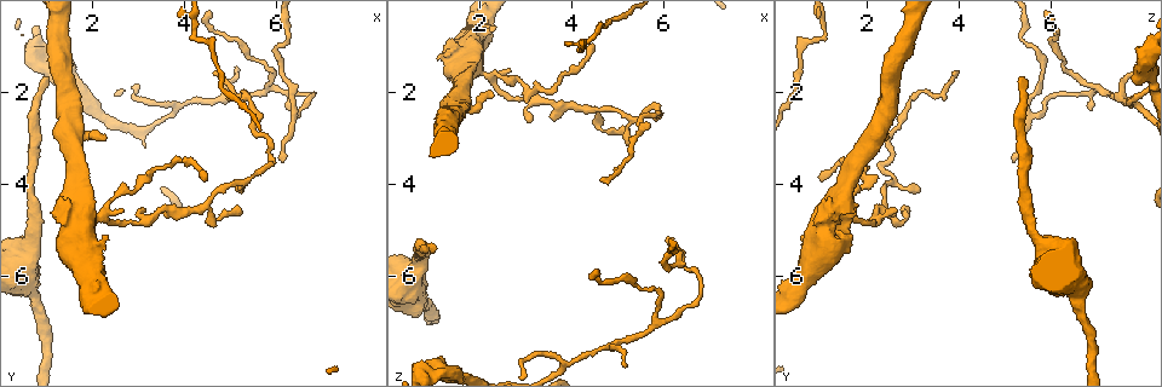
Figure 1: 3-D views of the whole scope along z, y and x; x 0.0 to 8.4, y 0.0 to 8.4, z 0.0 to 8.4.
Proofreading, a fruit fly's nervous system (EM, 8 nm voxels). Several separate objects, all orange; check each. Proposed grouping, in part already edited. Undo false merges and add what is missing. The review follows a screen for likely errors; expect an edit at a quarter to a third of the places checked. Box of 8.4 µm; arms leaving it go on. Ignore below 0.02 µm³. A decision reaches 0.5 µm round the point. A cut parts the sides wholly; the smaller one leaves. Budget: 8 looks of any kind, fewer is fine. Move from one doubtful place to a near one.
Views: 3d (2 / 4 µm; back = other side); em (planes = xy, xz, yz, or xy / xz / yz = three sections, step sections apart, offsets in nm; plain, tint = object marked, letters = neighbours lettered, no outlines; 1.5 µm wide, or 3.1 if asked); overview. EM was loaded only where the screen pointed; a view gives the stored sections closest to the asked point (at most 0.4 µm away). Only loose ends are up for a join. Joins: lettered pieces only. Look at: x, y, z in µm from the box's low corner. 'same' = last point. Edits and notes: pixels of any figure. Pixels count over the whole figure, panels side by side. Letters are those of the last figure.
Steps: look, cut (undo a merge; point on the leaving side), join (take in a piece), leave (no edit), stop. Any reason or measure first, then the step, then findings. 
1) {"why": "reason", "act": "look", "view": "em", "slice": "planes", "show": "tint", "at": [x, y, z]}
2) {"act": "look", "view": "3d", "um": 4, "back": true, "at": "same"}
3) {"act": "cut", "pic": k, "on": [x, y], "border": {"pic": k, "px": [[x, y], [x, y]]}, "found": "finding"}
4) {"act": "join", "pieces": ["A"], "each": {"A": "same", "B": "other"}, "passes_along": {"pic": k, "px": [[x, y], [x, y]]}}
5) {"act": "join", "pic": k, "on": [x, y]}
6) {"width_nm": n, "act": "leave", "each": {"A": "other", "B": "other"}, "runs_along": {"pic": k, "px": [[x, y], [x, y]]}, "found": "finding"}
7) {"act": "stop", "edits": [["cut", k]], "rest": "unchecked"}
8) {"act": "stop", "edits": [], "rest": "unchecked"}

{"act": "look", "view": "em", "slice": "planes", "show": "letters", "at": [5.10, 1.45, 8.00]}

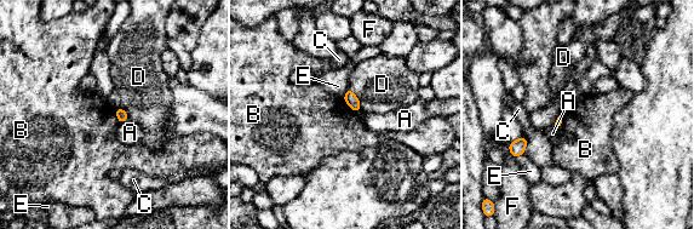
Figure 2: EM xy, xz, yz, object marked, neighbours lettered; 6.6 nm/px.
{"act": "leave", "each": {"A": "other", "B": "other", "C": "other", "D": "other", "E": "other", "F": "other"}, "border": {"pic": 2, "px": [[343, 97], [356, 113]]}, "found": "no lettered piece goes on from it"}

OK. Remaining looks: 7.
{"act": "look", "view": "em", "slice": "planes", "show": "plain", "at": [3.10, 4.55, 2.65]}

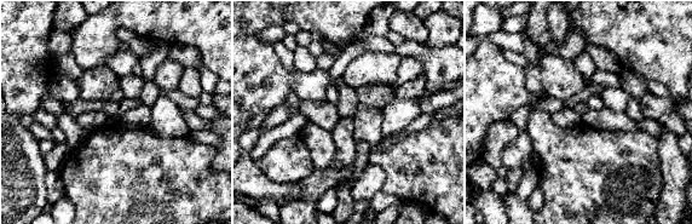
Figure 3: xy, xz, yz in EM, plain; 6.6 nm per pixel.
{"why": "what lies round it", "act": "look", "view": "em", "slice": "planes", "show": "letters", "at": "same"}

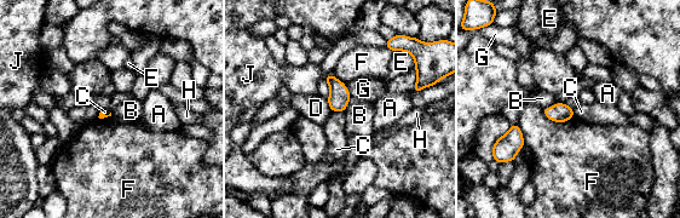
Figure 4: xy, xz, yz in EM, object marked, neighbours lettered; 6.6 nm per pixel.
{"act": "leave", "each": {"A": "other", "B": "other", "C": "other", "D": "other", "E": "other", "F": "other", "G": "other", "H": "other", "J": "other"}, "border": {"pic": 4, "px": [[343, 110], [333, 113]]}, "found": "no lettered piece goes on from it"}

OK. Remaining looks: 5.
{"why": "branch stops here", "act": "look", "view": "em", "slice": "xz", "step": 4, "show": "letters", "at": [5.25, 4.50, 2.75]}

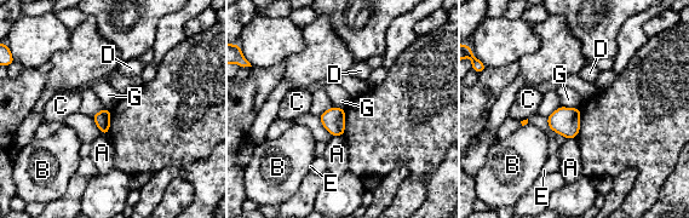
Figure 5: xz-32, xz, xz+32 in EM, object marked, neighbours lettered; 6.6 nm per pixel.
{"longest_contact_nm": ["G", 130], "act": "leave", "each": {"A": "other", "B": "other", "C": "other", "D": "other", "E": "other", "G": "other"}, "found": "no lettered piece goes on from it"}

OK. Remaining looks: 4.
{"act": "stop", "edits": [], "rest": "unchecked"}

